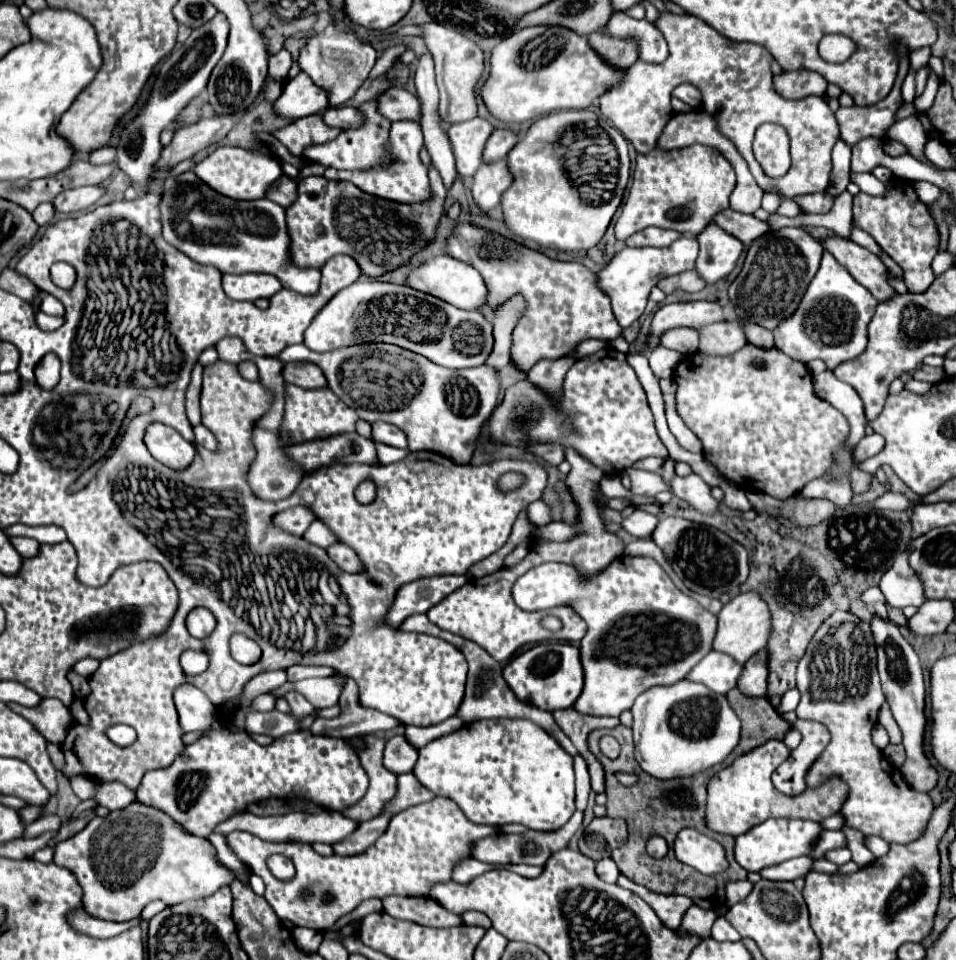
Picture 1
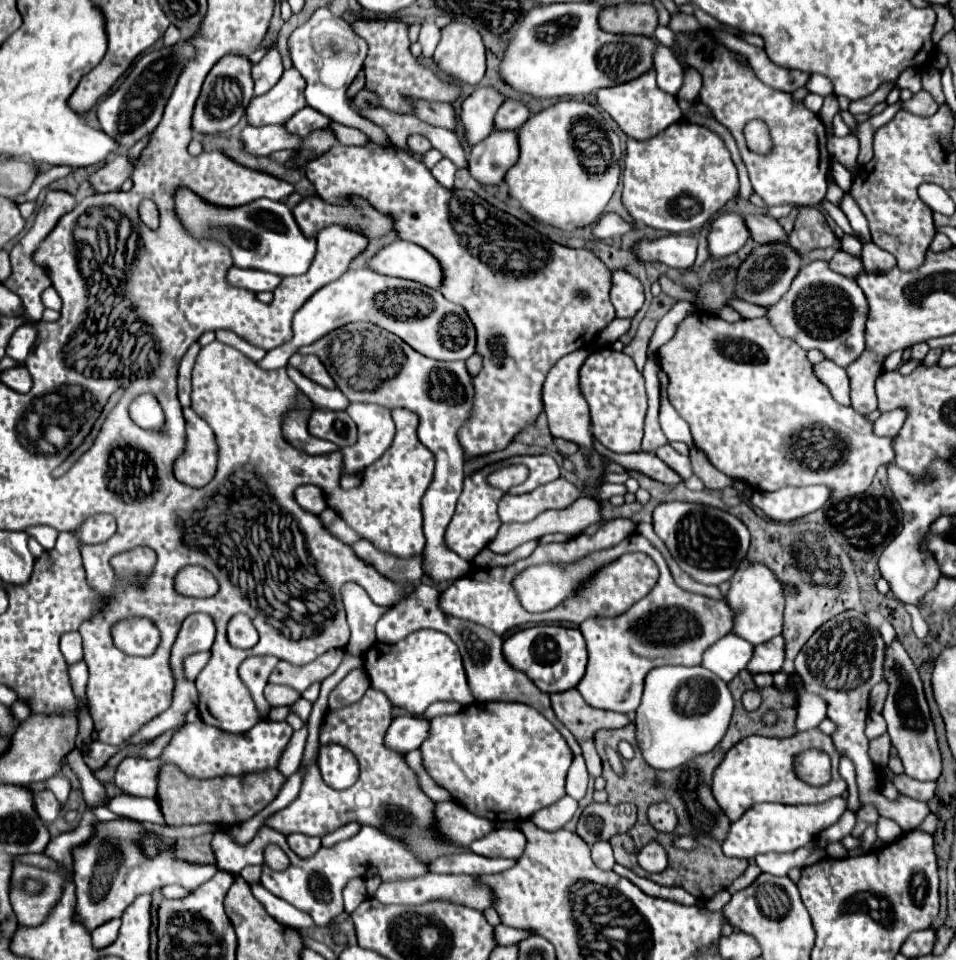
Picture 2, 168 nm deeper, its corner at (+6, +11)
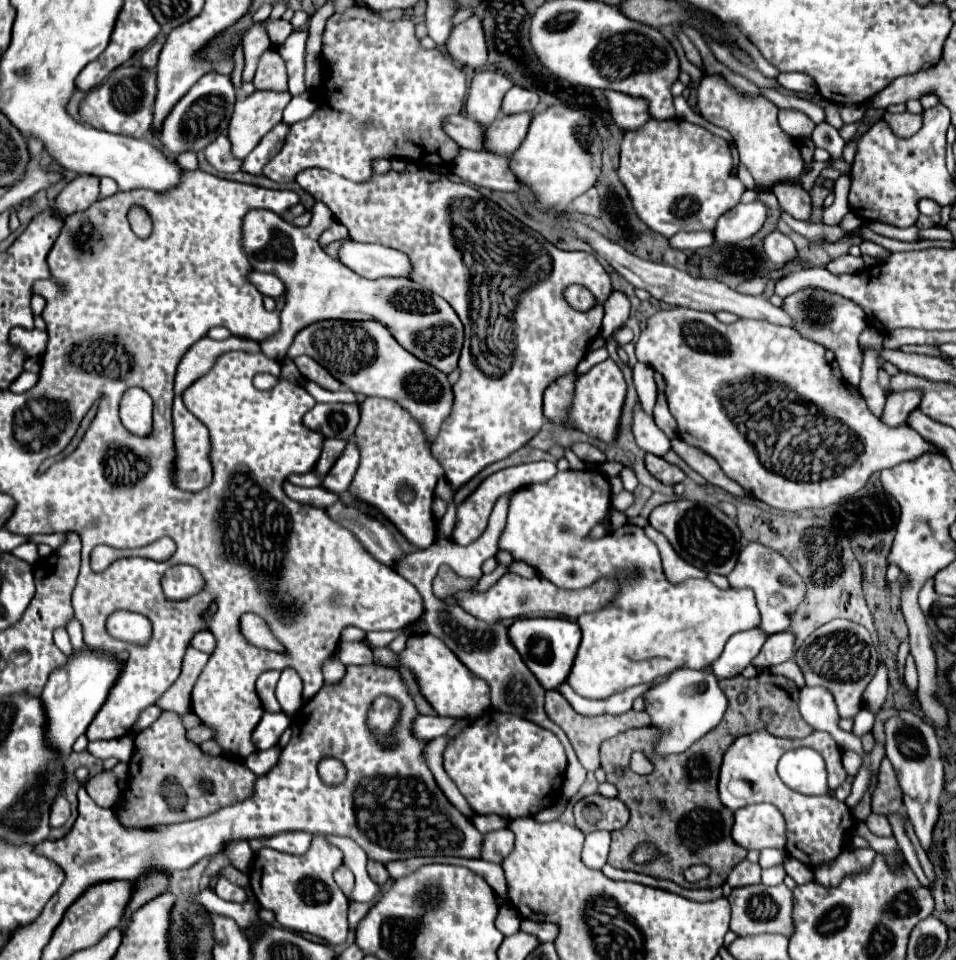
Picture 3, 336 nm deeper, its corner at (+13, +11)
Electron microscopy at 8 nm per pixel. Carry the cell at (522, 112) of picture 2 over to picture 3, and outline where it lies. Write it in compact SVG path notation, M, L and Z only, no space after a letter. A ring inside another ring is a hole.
M512 86L502 100L502 114L510 116L520 112L534 112L536 106L538 106L538 94L520 86Z

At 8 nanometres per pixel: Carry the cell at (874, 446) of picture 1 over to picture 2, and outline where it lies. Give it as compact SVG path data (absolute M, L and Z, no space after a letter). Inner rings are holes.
M901 408L891 410L891 412L883 412L881 418L875 422L875 434L877 436L897 436L905 418L907 418L907 412Z

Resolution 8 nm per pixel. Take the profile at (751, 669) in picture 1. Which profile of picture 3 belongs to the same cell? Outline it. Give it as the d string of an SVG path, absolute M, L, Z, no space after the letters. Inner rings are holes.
M778 632L778 634L770 634L766 638L760 654L752 660L752 664L758 670L766 670L766 668L782 664L790 658L794 658L794 634Z

